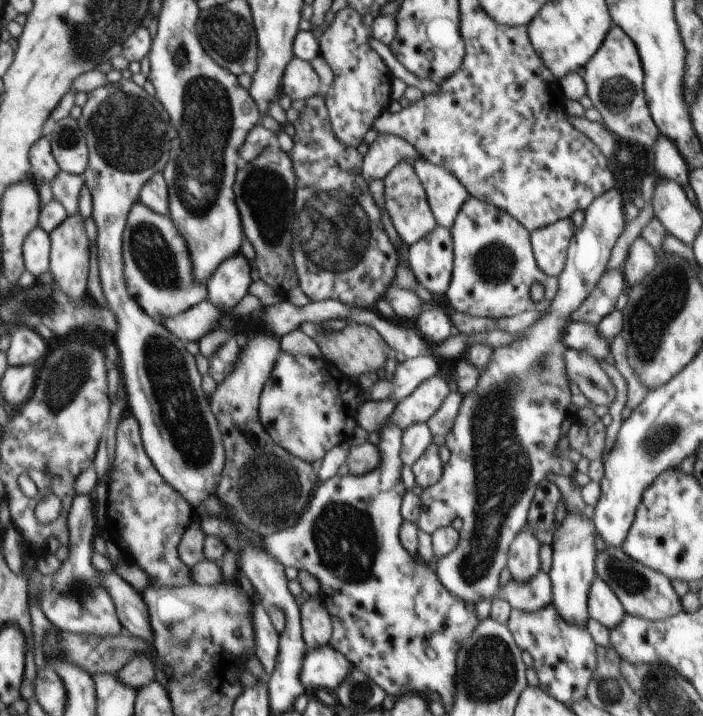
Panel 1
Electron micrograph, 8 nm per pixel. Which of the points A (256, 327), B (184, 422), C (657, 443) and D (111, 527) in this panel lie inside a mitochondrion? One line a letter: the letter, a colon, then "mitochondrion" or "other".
A: other
B: mitochondrion
C: mitochondrion
D: other

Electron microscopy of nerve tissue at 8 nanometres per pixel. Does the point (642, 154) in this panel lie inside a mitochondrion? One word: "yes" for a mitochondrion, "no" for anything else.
no

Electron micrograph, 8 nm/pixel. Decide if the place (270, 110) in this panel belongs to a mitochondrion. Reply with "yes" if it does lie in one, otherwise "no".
no

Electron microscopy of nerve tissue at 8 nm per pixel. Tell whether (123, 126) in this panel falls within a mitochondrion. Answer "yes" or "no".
yes

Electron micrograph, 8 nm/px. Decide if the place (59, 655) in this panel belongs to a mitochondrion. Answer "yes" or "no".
no

